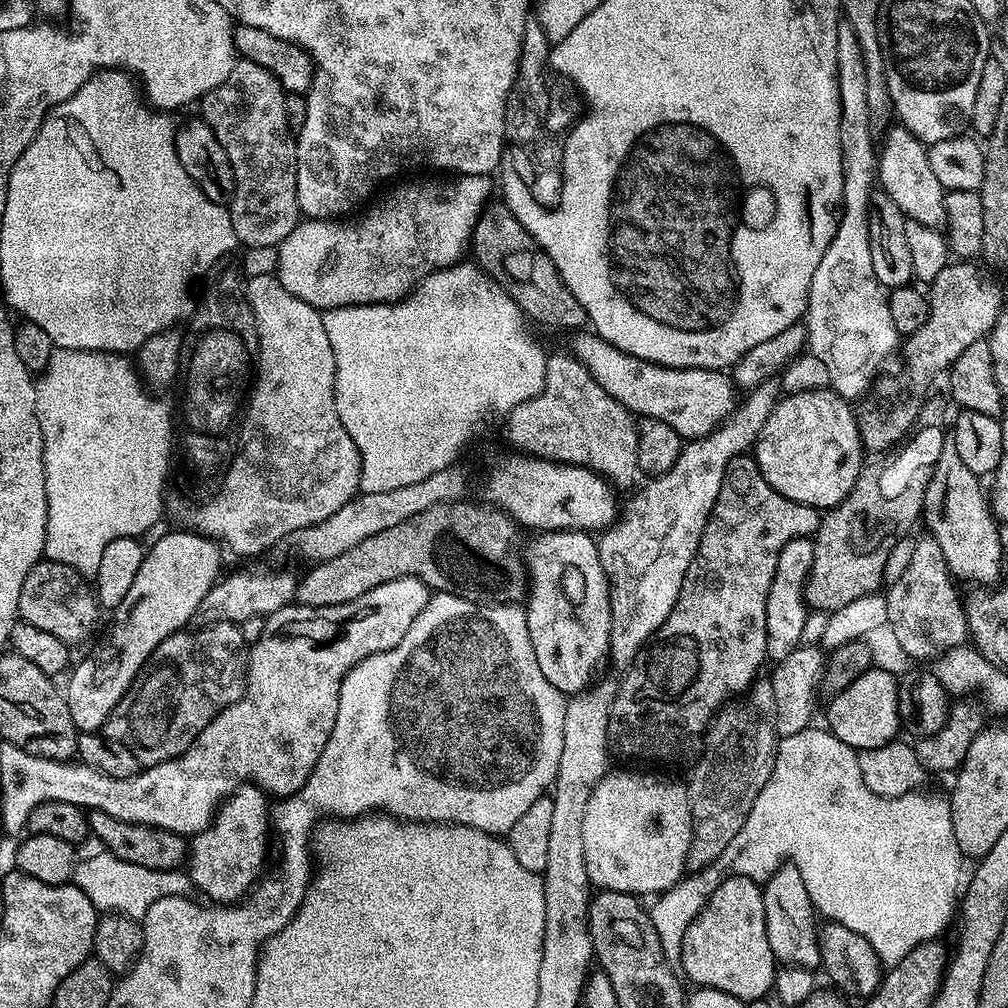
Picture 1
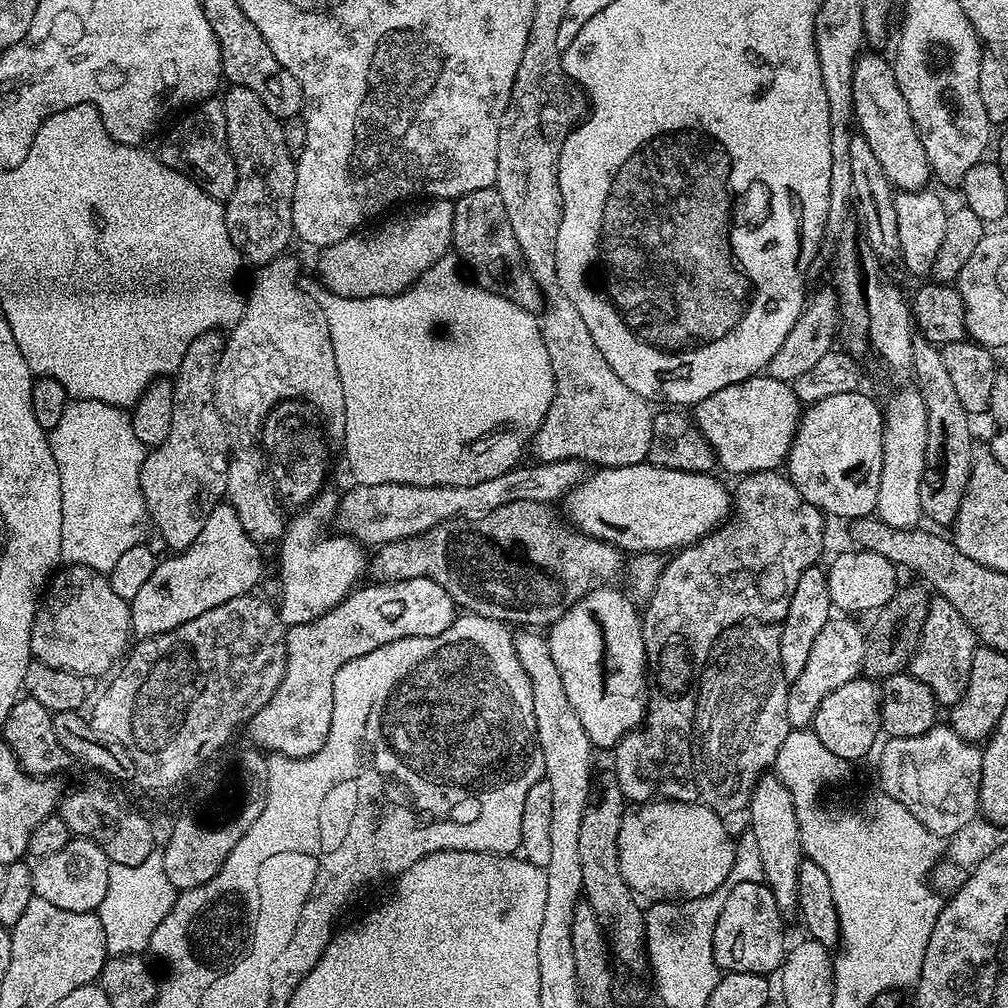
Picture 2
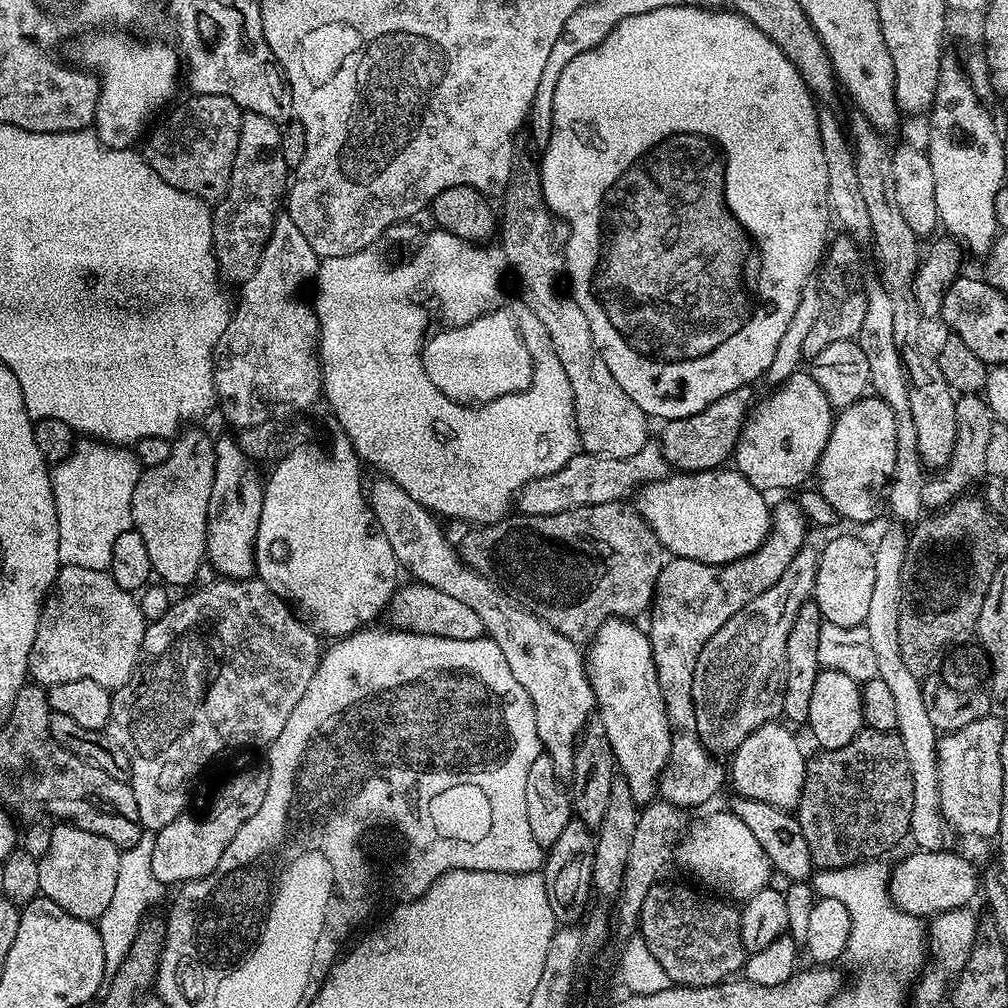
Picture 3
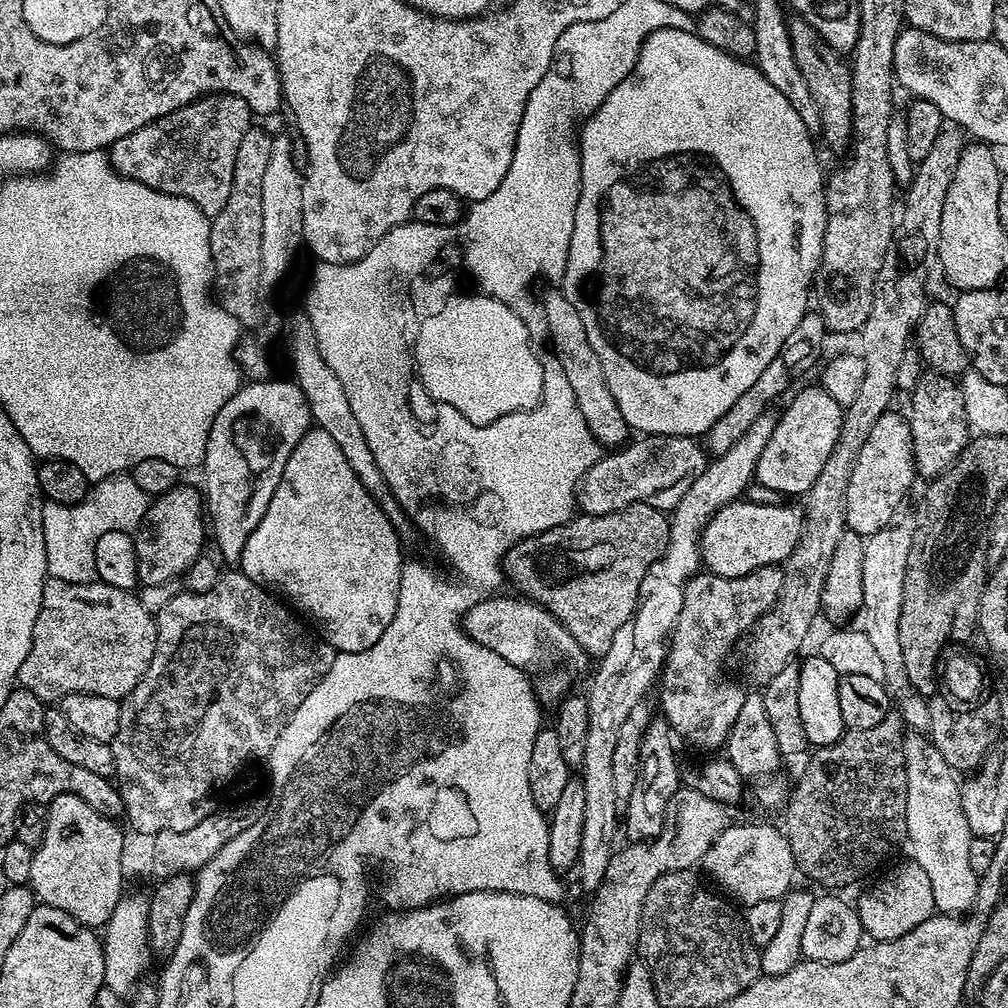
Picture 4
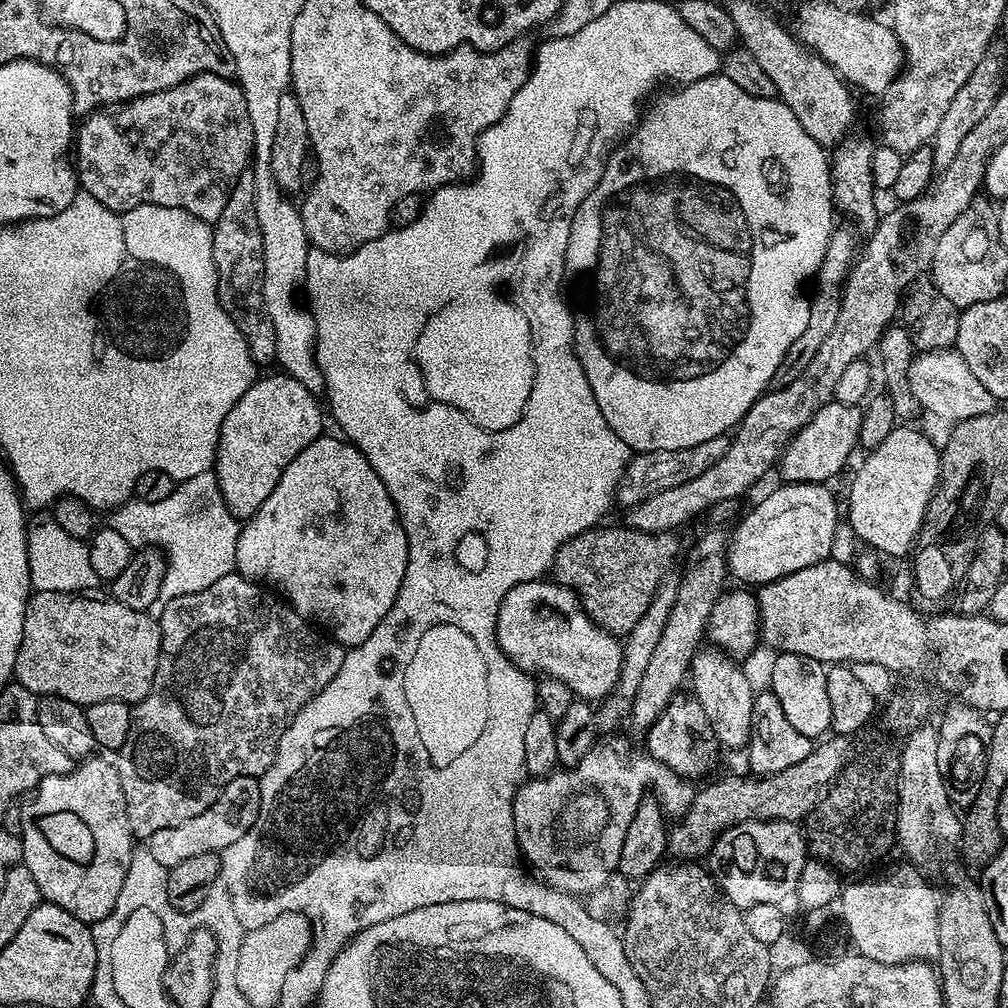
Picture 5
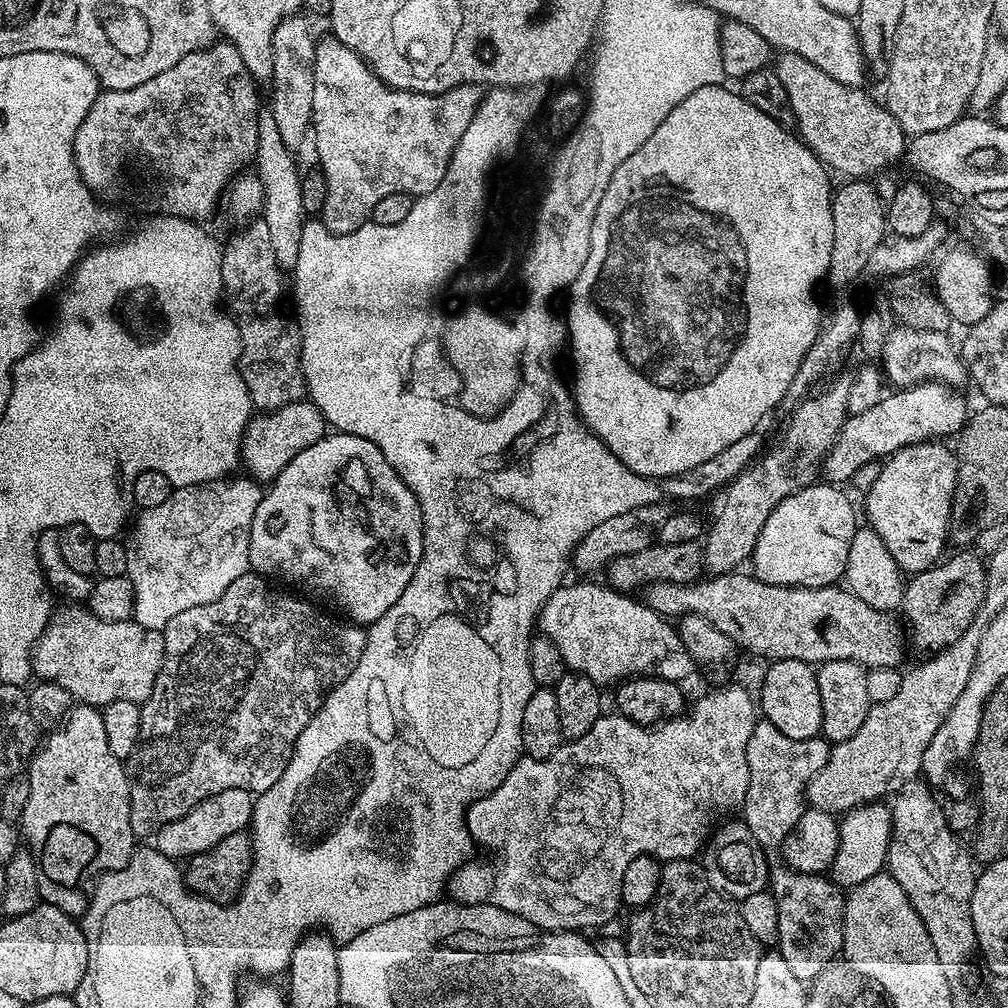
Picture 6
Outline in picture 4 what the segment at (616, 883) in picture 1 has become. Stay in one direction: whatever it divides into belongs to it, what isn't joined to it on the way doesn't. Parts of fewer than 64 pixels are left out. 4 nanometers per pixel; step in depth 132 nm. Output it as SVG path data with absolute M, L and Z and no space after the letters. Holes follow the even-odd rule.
M739 822L729 826L716 839L714 846L706 850L702 868L725 888L723 891L729 897L737 896L744 906L754 902L783 900L793 887L792 875L795 877L798 872L788 837L779 827L771 828L768 824L739 824Z

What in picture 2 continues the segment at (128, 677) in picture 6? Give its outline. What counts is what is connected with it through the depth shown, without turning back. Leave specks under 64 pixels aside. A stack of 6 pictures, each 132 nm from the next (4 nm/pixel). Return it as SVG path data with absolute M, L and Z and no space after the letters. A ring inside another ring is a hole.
M68 564L51 577L42 603L36 610L30 634L30 650L41 664L54 666L58 670L70 670L79 676L91 678L100 676L103 672L111 673L114 666L119 665L122 657L129 651L128 640L132 639L132 609L129 601L114 594L111 579L103 572L94 571L93 568L81 564Z

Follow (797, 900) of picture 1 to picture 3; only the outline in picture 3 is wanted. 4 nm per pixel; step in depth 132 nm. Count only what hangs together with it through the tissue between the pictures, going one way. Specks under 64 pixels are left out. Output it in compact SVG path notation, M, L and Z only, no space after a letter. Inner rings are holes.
M784 722L764 724L754 730L754 734L750 734L736 752L731 753L730 784L737 788L735 791L739 795L785 810L794 810L800 805L806 755L791 731L795 732Z

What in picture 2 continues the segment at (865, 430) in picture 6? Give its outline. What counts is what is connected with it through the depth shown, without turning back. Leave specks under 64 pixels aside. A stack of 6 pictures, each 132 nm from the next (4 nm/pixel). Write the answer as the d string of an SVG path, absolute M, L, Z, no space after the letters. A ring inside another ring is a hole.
M757 374L734 386L726 386L708 398L702 398L694 405L694 411L696 429L704 435L706 442L710 442L717 465L733 472L736 478L743 478L749 474L763 474L779 469L787 461L792 439L800 426L802 405L791 383L779 381L767 374Z

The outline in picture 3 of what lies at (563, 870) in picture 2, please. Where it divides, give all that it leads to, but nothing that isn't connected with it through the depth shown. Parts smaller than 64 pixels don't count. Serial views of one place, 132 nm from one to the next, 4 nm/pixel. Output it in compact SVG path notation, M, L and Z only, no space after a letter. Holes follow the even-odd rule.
M380 474L377 477L377 480L373 484L369 483L366 488L368 505L372 507L372 513L376 515L378 526L382 526L382 534L386 534L390 542L390 550L394 550L397 565L403 571L405 568L406 571L412 572L413 581L430 586L434 590L442 590L442 594L450 594L450 598L455 598L458 602L470 606L470 610L474 610L474 614L482 618L482 626L487 639L496 644L498 650L502 650L510 671L514 673L514 678L518 678L518 683L521 684L522 690L526 690L534 706L534 722L538 730L541 749L552 759L554 770L561 778L571 777L574 770L576 740L585 724L593 719L596 708L596 691L592 689L588 681L586 660L581 649L573 640L558 634L558 630L554 630L548 624L542 623L534 614L530 614L530 610L526 610L520 604L515 604L498 585L475 572L469 564L464 563L453 541L451 544L444 537L439 524L441 521L433 513L418 502L414 502L414 498L410 498L410 494L406 494L406 490L402 490L402 486L398 486L389 476Z

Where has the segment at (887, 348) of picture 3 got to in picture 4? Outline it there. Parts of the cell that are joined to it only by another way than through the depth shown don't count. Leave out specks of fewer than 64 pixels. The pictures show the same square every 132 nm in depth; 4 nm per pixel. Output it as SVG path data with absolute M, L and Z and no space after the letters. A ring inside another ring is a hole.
M900 518L865 539L862 554L862 602L854 620L860 623L857 625L864 631L866 638L870 638L870 643L878 653L884 671L882 683L898 712L900 708L901 718L909 724L907 727L911 731L924 734L930 726L928 702L910 686L906 678L906 662L902 662L902 642L898 642L898 618L902 618L902 590L906 582L913 527L911 519Z

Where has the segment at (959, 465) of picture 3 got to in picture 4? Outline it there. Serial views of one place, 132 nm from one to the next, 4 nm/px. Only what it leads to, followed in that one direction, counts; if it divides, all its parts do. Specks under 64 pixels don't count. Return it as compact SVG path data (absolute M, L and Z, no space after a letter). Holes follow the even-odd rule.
M924 370L921 371L917 384L910 391L910 397L912 397L912 416L907 417L907 422L912 431L916 470L921 477L935 478L955 462L970 439L960 385L951 376Z

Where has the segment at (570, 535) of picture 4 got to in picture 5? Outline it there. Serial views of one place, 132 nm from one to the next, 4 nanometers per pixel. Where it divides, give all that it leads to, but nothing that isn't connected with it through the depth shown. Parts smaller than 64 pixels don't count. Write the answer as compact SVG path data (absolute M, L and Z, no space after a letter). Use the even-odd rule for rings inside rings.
M597 526L570 538L570 542L566 542L558 550L550 572L555 583L565 584L571 592L579 596L580 607L599 628L606 629L617 638L624 638L630 630L634 630L638 618L646 614L654 594L669 575L668 567L675 562L680 544L676 541L676 532L639 532L627 526L604 527Z

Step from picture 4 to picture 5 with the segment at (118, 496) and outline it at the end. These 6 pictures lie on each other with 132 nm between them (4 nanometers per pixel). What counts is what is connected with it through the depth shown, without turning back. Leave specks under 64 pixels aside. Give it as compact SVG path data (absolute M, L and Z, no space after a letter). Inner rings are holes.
M215 471L179 481L170 498L162 498L162 502L142 502L133 498L111 509L109 516L112 517L106 520L107 527L118 530L132 549L155 546L163 551L166 567L162 596L165 601L206 590L206 586L214 586L218 578L233 575L242 524L226 506ZM36 514L28 520L26 546L30 562L30 582L37 592L82 594L95 591L101 580L90 563L87 543L62 530L51 515Z

